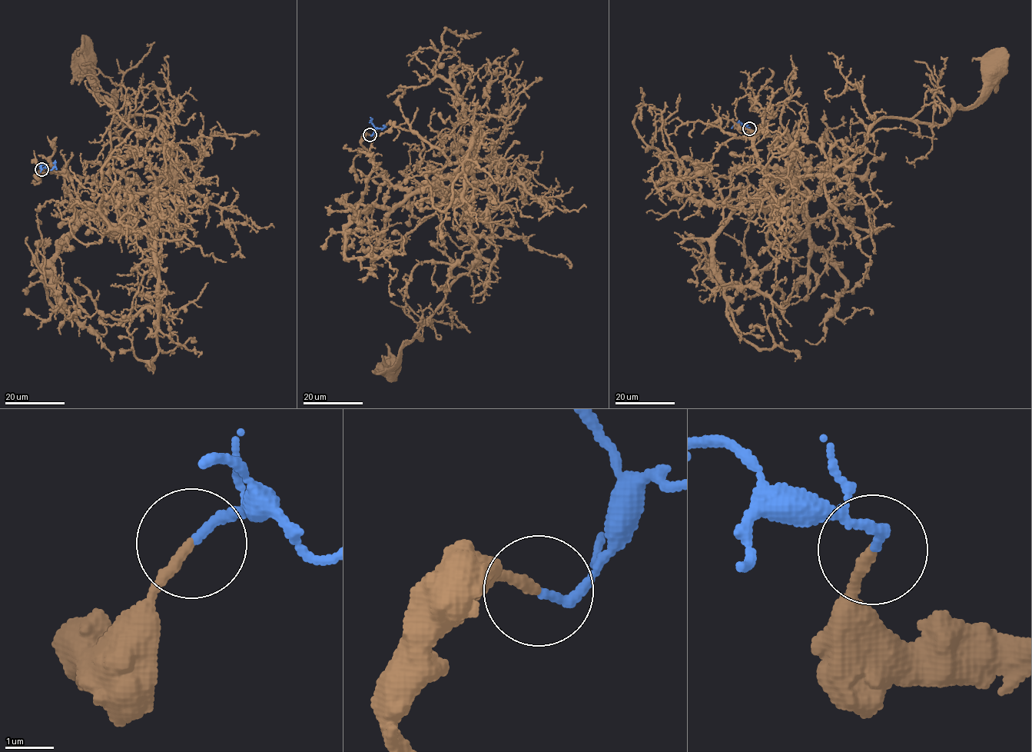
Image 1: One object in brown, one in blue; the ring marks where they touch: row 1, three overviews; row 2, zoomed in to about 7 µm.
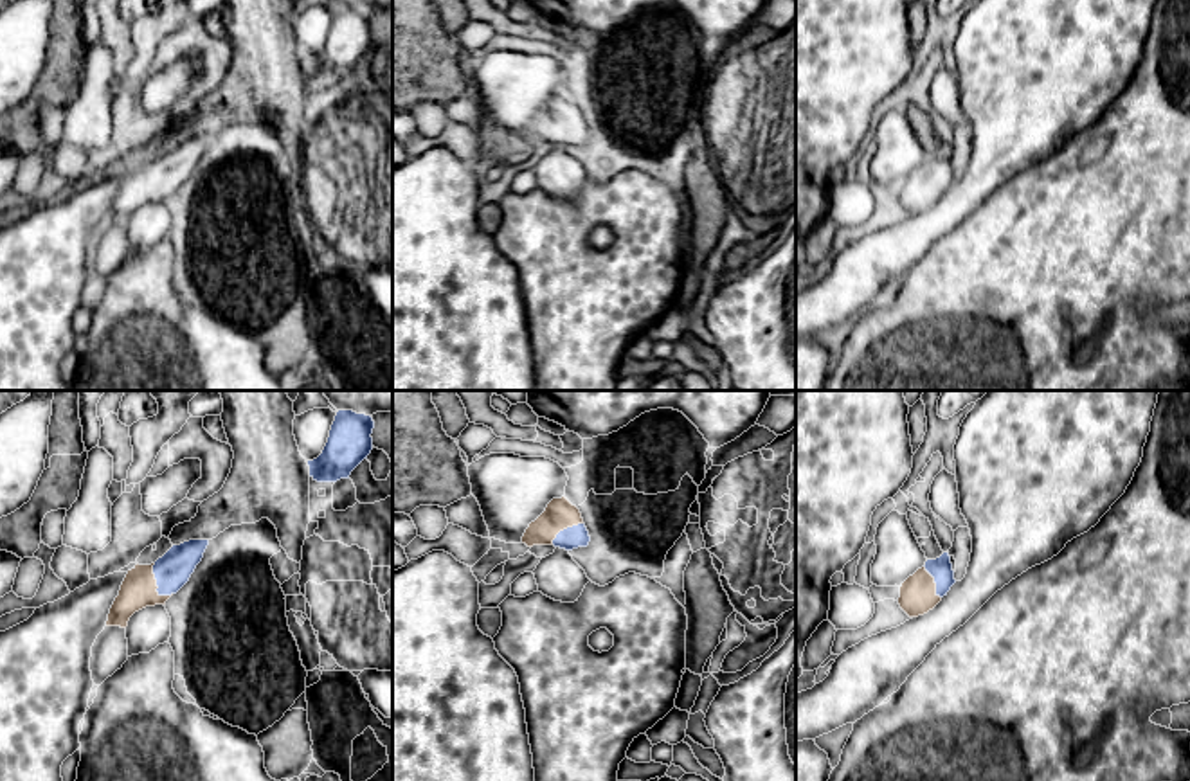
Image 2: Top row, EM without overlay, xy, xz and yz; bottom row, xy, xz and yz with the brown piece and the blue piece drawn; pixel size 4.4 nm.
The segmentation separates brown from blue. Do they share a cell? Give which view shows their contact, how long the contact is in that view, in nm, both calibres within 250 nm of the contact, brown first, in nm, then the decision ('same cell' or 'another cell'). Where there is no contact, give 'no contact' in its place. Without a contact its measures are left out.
contact in xy; length 170 nm; calibres 160 and 160 nm; same cell

